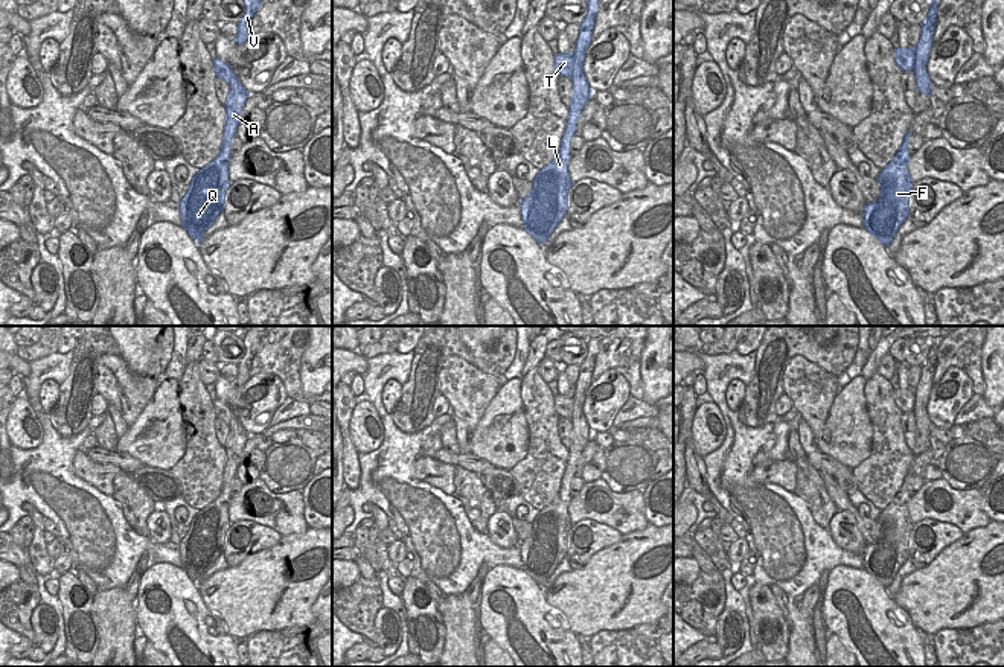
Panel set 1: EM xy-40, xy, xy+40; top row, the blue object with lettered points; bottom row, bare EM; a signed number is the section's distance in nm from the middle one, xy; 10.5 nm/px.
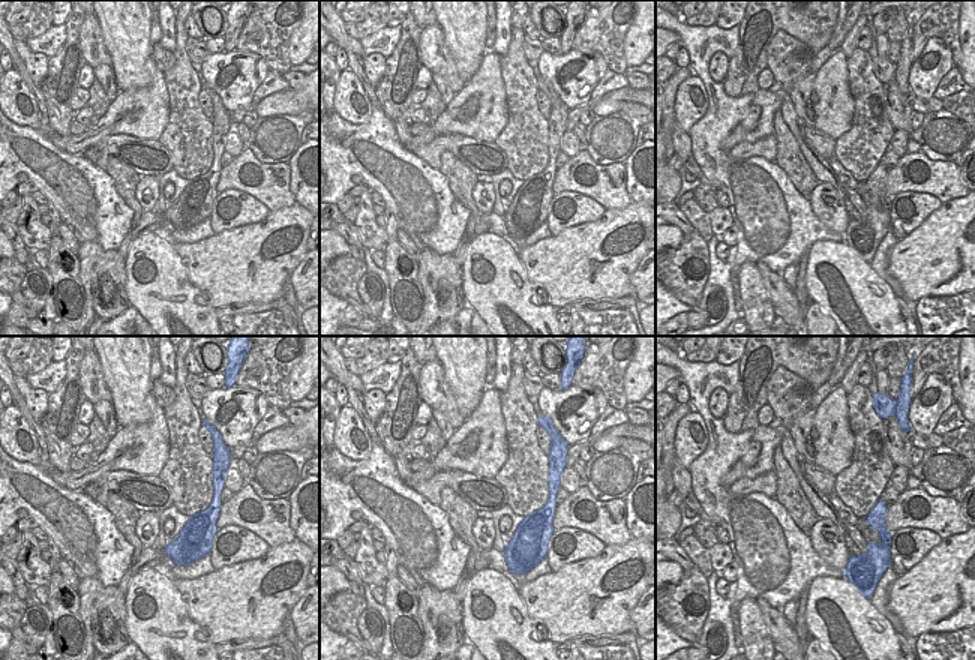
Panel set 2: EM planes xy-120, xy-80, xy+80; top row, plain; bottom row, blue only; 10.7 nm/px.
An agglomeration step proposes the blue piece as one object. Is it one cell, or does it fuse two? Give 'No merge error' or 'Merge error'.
Merge error.

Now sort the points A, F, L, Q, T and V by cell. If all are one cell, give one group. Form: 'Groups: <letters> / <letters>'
Groups: A F L Q V / T.

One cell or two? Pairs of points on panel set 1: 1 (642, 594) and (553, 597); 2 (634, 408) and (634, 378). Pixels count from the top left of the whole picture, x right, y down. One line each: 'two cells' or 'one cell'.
1: one cell
2: two cells

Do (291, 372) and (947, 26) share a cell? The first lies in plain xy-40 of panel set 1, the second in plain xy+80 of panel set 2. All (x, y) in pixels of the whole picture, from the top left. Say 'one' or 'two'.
one

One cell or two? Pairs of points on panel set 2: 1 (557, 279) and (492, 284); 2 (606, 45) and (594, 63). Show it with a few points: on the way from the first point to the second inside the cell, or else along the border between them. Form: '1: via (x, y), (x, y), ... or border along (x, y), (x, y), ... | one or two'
1: border along (516, 251), (527, 276), (542, 285), (554, 306) | two
2: border along (572, 48), (599, 53), (608, 68) | two

